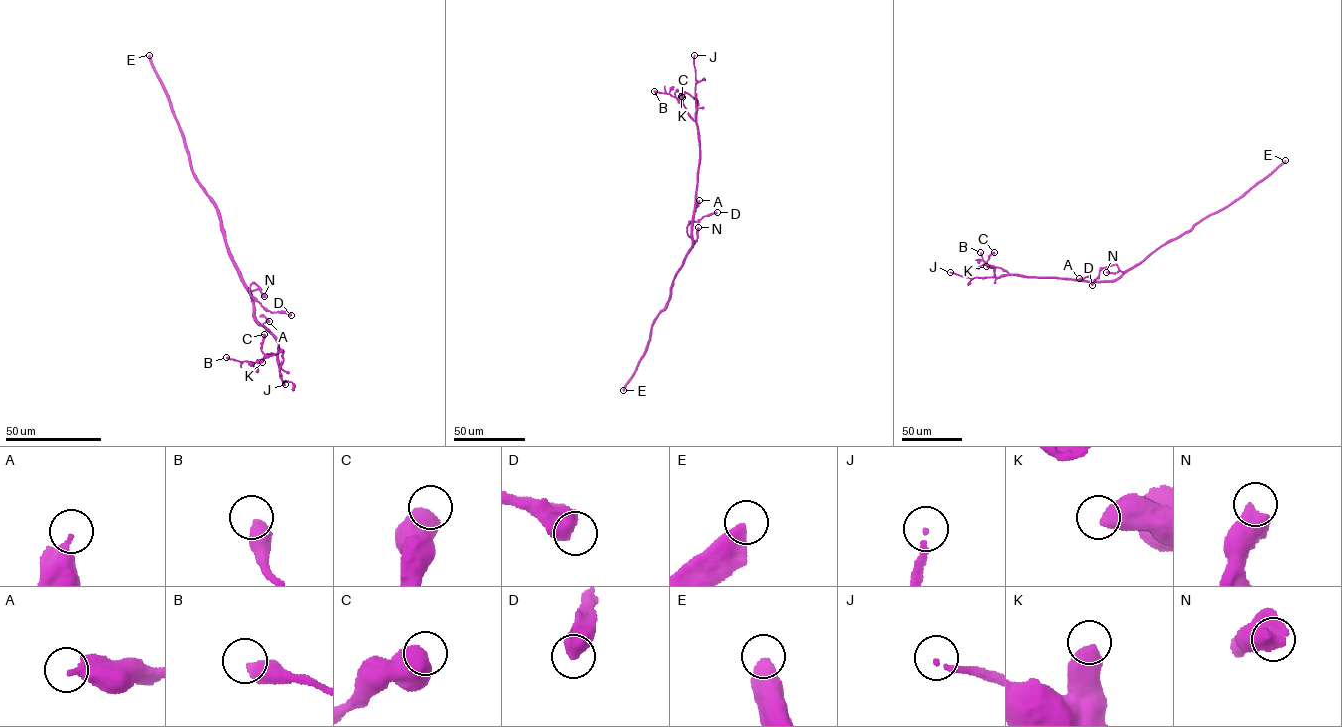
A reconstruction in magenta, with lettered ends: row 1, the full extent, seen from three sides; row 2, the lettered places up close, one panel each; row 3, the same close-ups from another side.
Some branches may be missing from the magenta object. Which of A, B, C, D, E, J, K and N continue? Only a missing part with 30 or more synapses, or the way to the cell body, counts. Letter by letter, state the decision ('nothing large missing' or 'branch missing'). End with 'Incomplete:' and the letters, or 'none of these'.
A: nothing large missing
B: nothing large missing
C: nothing large missing
D: nothing large missing
E: nothing large missing
J: branch missing
K: nothing large missing
N: nothing large missing
Incomplete: J

